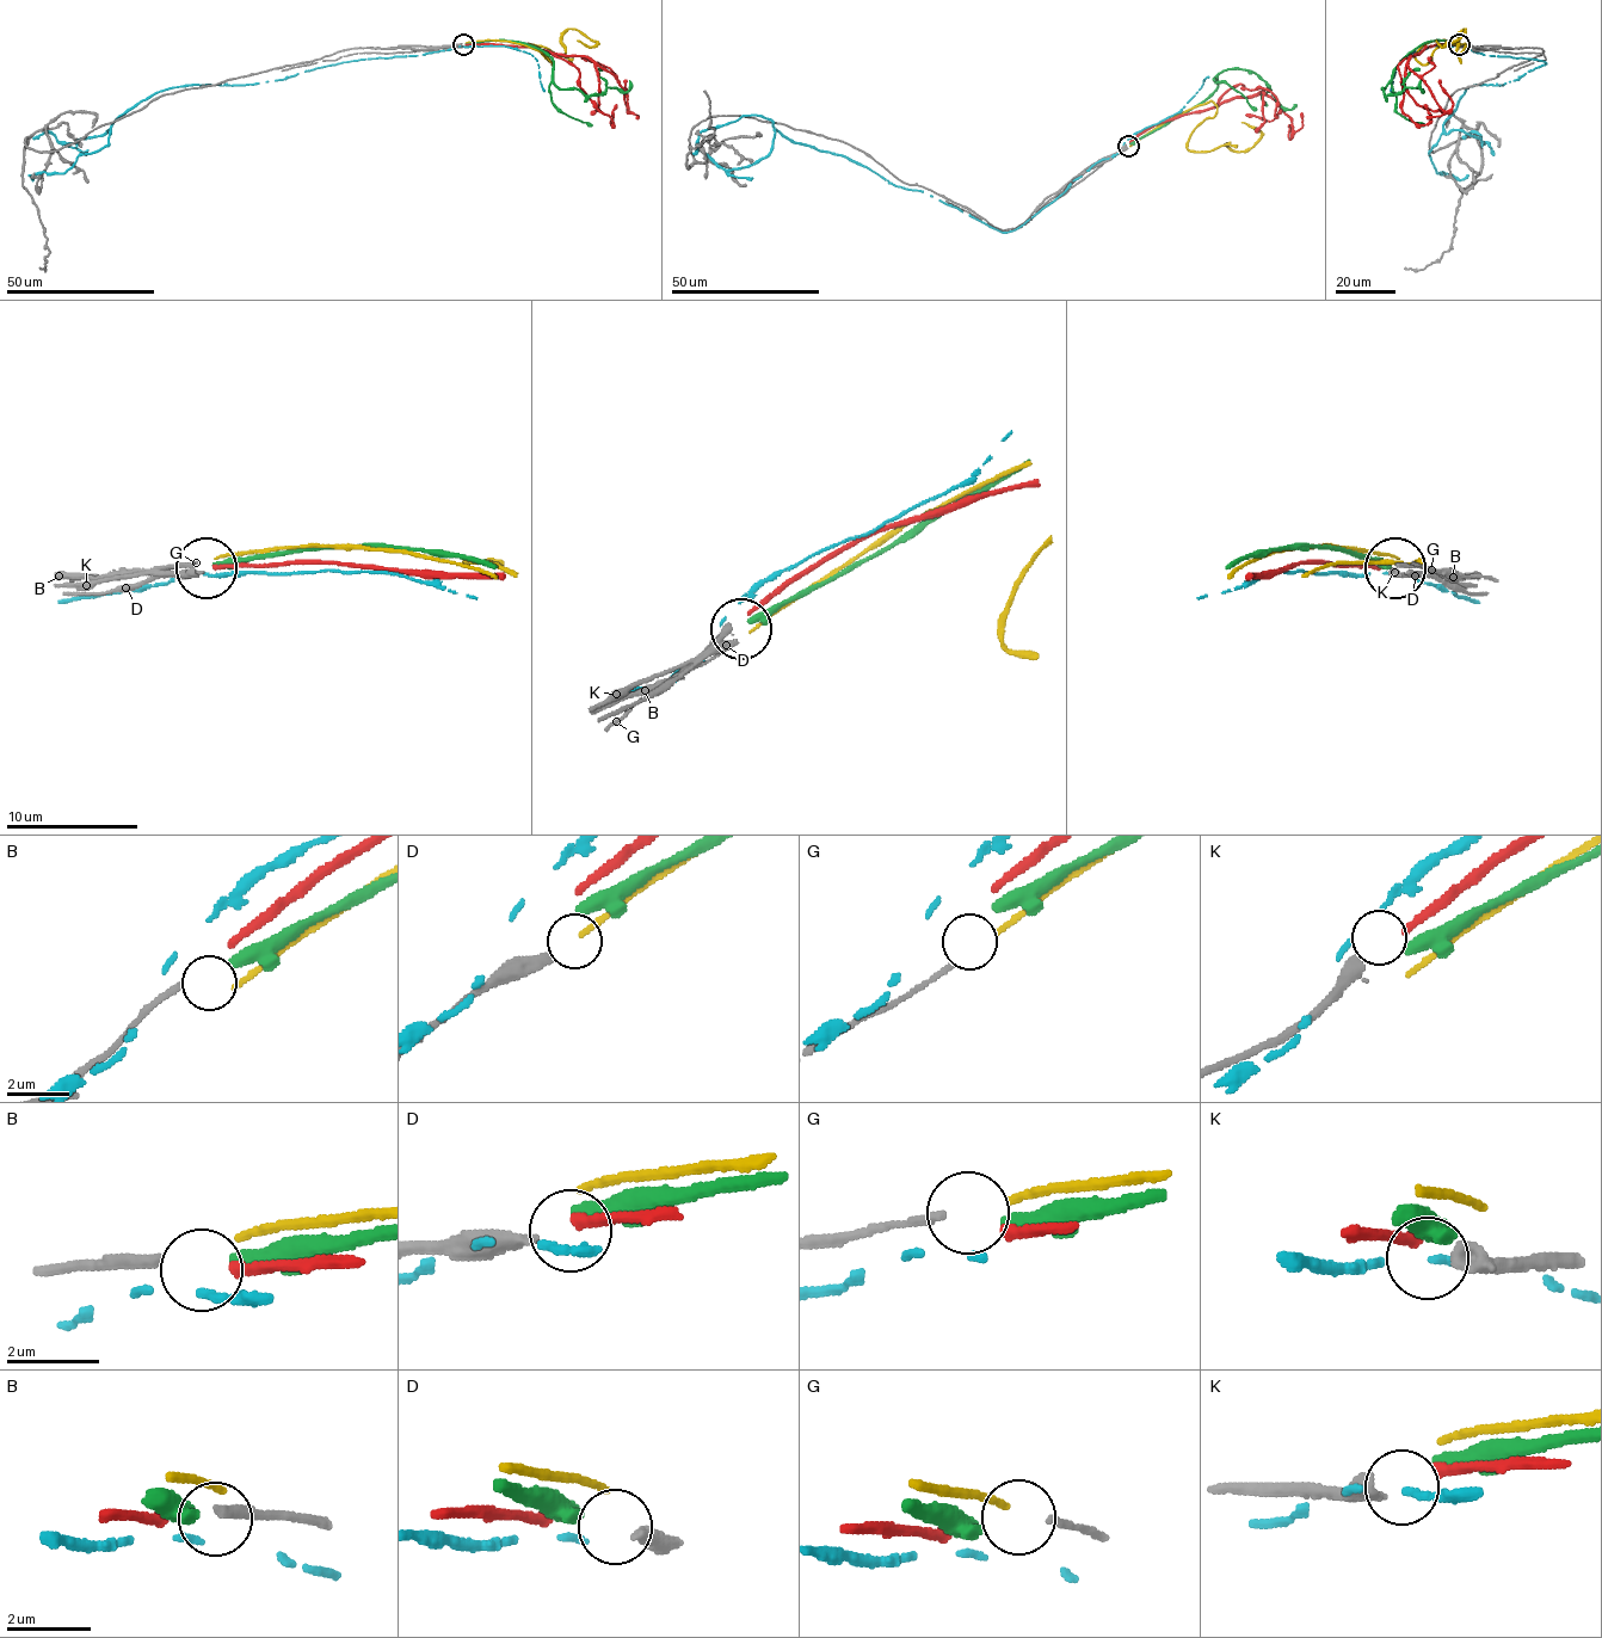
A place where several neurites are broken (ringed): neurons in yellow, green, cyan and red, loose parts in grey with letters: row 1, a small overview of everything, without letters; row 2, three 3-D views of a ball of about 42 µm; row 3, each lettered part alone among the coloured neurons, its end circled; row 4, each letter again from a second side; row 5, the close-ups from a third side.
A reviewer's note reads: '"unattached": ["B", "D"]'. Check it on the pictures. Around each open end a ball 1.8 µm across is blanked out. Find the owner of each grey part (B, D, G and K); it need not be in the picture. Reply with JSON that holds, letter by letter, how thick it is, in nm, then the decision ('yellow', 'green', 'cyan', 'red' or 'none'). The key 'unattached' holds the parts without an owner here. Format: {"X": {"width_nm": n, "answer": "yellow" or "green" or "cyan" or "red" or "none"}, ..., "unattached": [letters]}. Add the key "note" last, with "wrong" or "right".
{"B": {"width_nm": 220, "answer": "green"}, "D": {"width_nm": 360, "answer": "none"}, "G": {"width_nm": 170, "answer": "yellow"}, "K": {"width_nm": 440, "answer": "red"}, "unattached": ["D"], "note": "wrong"}

